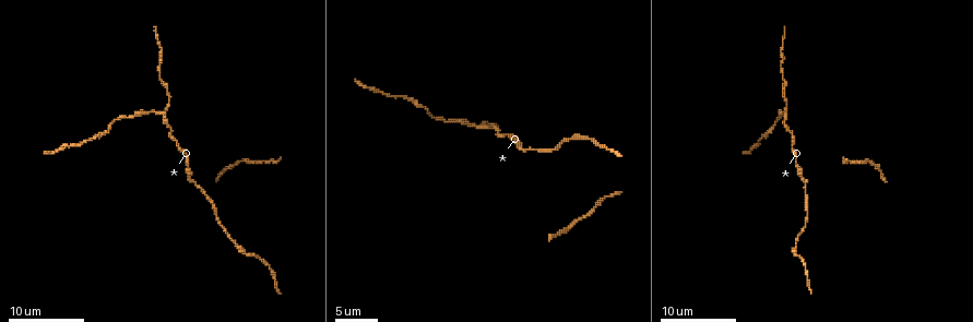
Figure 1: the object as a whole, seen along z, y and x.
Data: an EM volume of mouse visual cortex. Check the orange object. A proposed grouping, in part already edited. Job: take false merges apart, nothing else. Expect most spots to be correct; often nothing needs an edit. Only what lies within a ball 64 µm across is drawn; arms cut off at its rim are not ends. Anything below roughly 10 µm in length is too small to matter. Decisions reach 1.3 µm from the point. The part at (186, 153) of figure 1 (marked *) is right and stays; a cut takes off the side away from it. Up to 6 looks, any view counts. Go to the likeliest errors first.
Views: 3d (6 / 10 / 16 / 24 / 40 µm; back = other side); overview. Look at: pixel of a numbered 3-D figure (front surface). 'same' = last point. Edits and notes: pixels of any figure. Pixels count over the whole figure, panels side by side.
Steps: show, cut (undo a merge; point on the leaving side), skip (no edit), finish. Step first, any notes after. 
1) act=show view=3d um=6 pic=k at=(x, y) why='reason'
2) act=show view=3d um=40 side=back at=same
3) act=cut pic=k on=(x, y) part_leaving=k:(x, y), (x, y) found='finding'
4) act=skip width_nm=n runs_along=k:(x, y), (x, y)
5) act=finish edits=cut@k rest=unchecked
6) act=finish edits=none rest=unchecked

act=show view=3d um=16 pic=1 at=(804, 193) why='thick turns thin'

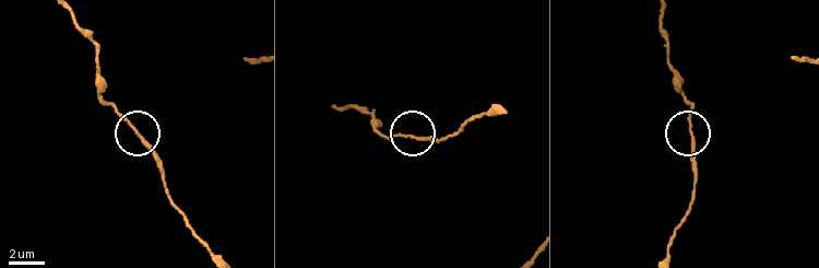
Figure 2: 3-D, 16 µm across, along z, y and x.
act=skip width_nm=170 found='continuous, no second neuron'

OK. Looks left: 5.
act=show view=3d um=16 pic=1 at=(800, 166) why='thick turns thin'

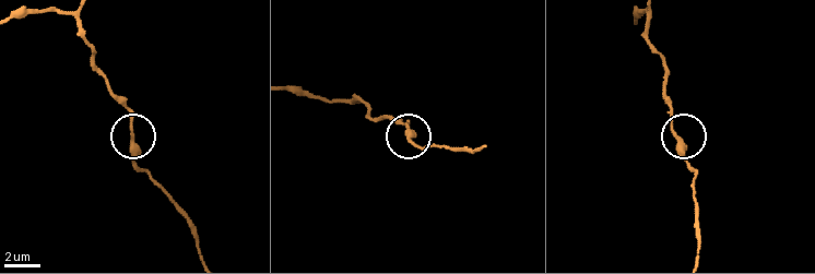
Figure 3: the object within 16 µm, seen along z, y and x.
act=skip runs_along=3:(128, 108), (133, 155), (144, 171) found='all the same neuron'

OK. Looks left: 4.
act=show view=3d um=6 pic=1 at=(597, 206) why='a narrow waist'

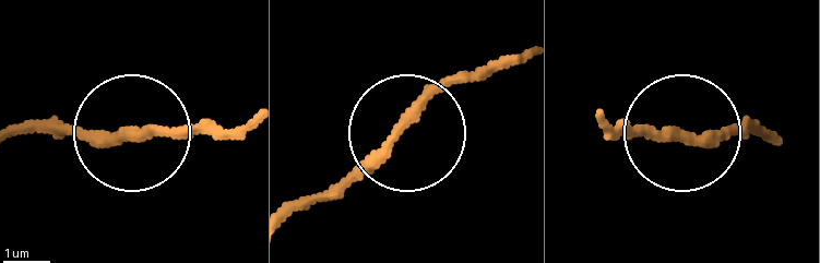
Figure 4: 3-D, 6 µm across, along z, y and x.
act=skip found='all the same neuron'

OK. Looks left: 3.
act=finish edits=none rest=unchecked

